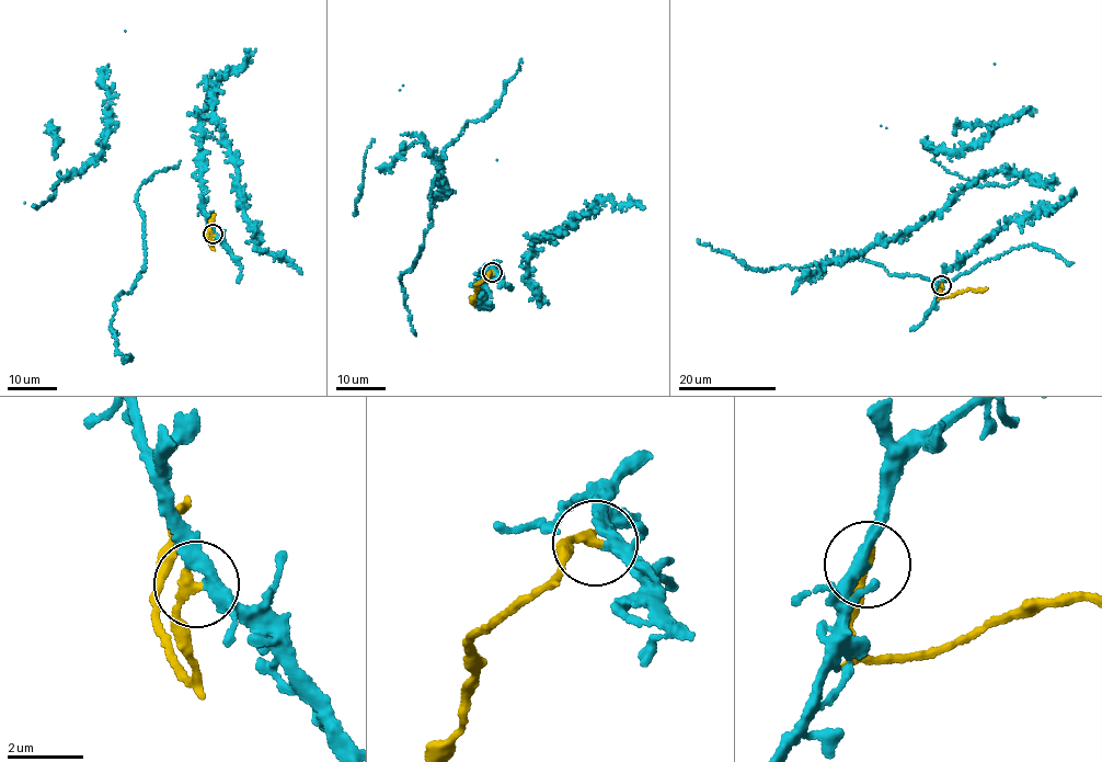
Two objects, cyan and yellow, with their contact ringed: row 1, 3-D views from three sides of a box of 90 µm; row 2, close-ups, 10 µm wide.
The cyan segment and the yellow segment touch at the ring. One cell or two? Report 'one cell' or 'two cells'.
two cells

